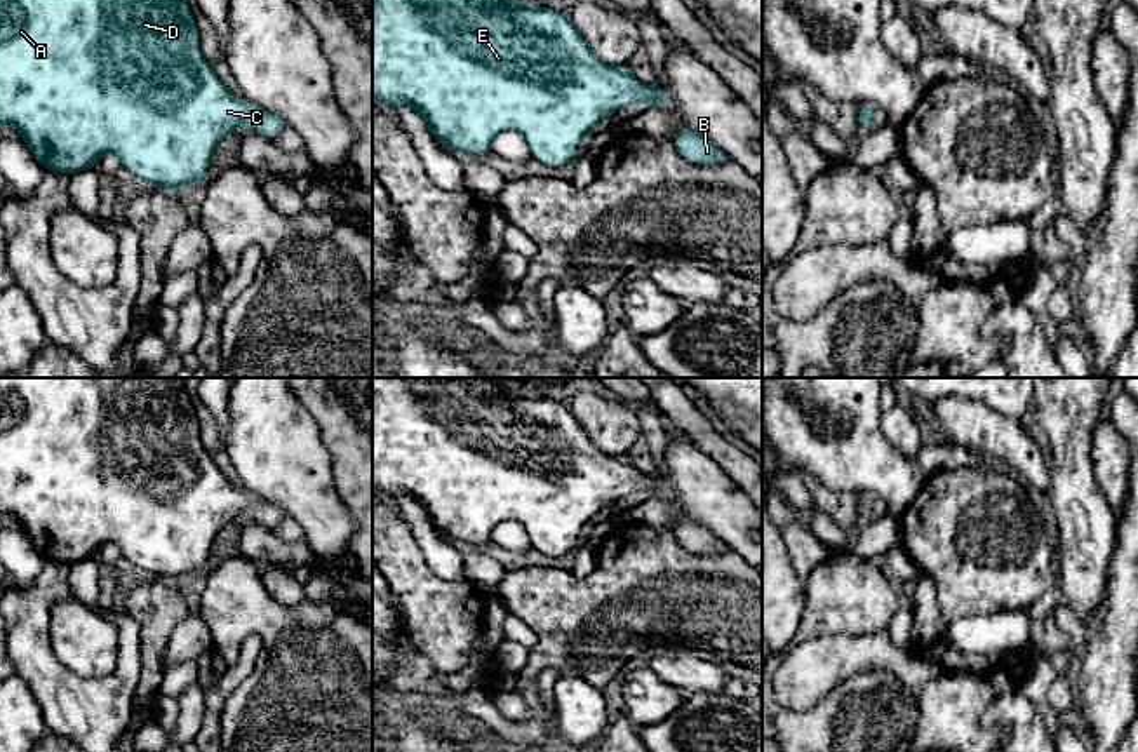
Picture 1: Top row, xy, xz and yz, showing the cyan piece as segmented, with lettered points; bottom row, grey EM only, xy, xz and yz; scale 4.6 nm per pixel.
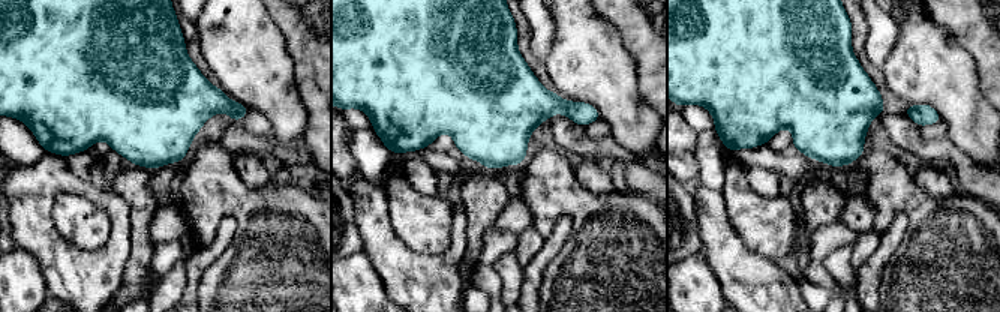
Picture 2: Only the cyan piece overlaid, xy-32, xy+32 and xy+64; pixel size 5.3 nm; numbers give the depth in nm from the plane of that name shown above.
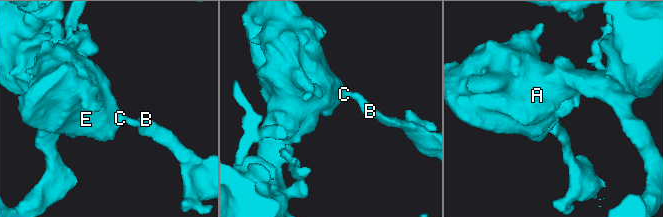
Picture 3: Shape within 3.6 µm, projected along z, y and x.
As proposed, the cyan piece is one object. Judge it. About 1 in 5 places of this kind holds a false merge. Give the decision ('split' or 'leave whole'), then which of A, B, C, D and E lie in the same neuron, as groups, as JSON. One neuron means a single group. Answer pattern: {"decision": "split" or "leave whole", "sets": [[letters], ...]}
{"decision": "leave whole", "sets": [["A", "B", "C", "D", "E"]]}

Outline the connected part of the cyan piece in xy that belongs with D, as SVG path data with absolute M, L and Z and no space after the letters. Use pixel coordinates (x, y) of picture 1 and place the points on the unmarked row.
M0 378L0 515L10 515L19 520L23 531L31 540L33 547L52 562L61 564L73 564L85 559L94 559L97 550L104 543L117 543L122 550L122 557L137 566L139 569L155 574L160 580L165 581L177 581L186 574L204 574L204 567L207 564L211 548L218 534L237 517L247 515L252 522L258 522L264 527L275 529L284 517L289 514L261 498L252 498L247 491L242 487L233 487L228 479L221 473L221 470L216 467L212 458L207 454L207 451L202 446L200 440L200 423L197 420L193 404L188 397L188 392L184 388L184 378Z

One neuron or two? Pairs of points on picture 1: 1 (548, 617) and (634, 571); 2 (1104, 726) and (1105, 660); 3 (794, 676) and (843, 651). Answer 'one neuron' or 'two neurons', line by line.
1: one neuron
2: one neuron
3: one neuron

